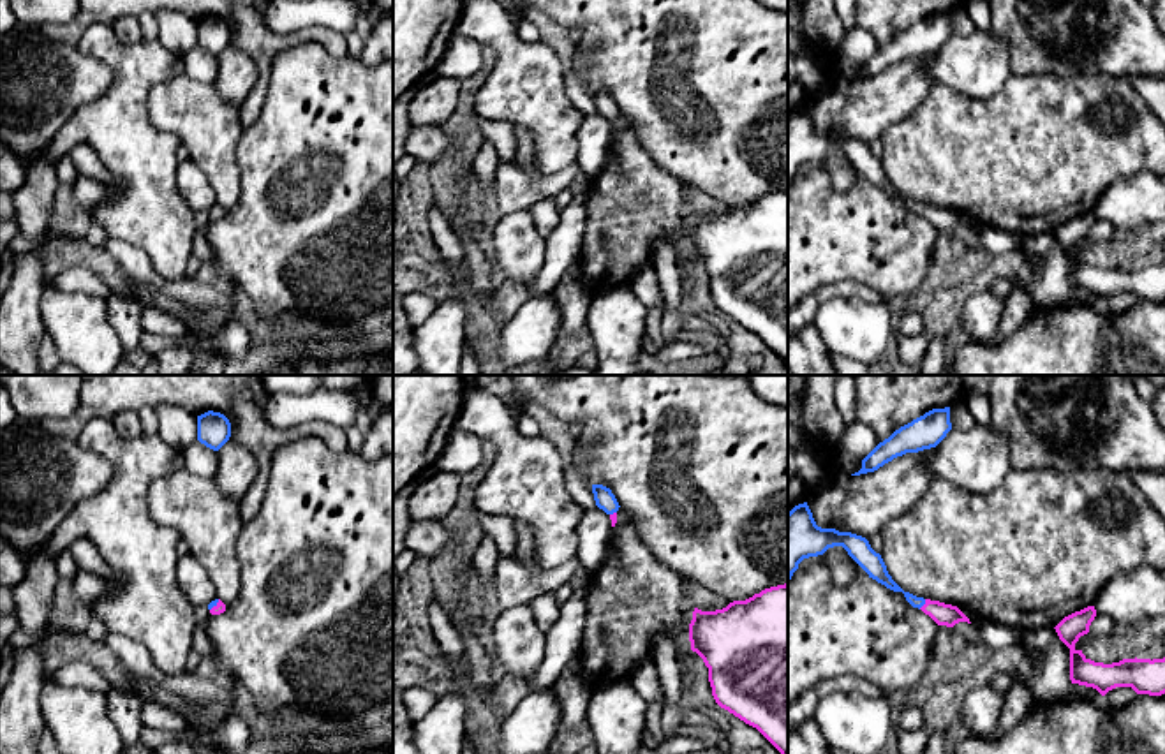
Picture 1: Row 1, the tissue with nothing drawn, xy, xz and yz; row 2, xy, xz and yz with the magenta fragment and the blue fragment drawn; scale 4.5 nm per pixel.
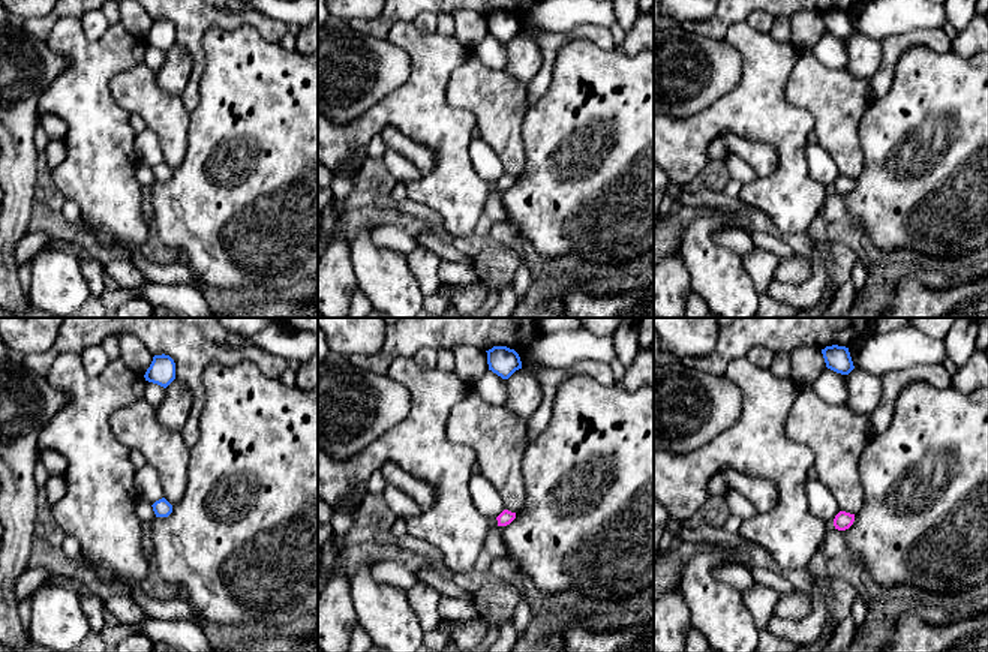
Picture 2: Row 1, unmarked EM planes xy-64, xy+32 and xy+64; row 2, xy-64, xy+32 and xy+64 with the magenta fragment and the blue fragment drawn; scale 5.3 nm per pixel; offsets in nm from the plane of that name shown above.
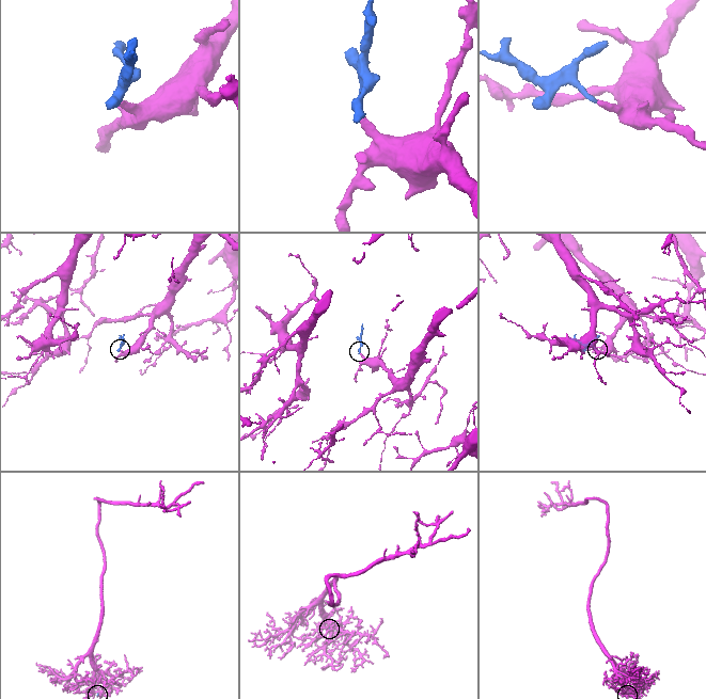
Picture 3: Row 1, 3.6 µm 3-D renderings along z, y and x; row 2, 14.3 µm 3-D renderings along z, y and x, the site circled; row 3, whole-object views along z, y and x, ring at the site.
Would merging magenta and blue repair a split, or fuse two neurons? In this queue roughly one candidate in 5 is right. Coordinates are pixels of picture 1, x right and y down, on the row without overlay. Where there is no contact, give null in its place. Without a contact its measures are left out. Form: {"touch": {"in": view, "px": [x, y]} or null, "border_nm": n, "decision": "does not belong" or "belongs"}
{"touch": {"in": "yz", "px": [924, 210]}, "border_nm": 60, "decision": "belongs"}

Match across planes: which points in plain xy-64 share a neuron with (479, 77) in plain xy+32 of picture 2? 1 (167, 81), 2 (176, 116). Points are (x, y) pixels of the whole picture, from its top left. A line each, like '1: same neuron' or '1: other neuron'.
1: other neuron
2: same neuron

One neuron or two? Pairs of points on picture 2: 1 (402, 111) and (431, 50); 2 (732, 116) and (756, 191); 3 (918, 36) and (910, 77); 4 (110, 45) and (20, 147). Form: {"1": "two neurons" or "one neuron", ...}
{"1": "one neuron", "2": "one neuron", "3": "two neurons", "4": "two neurons"}

